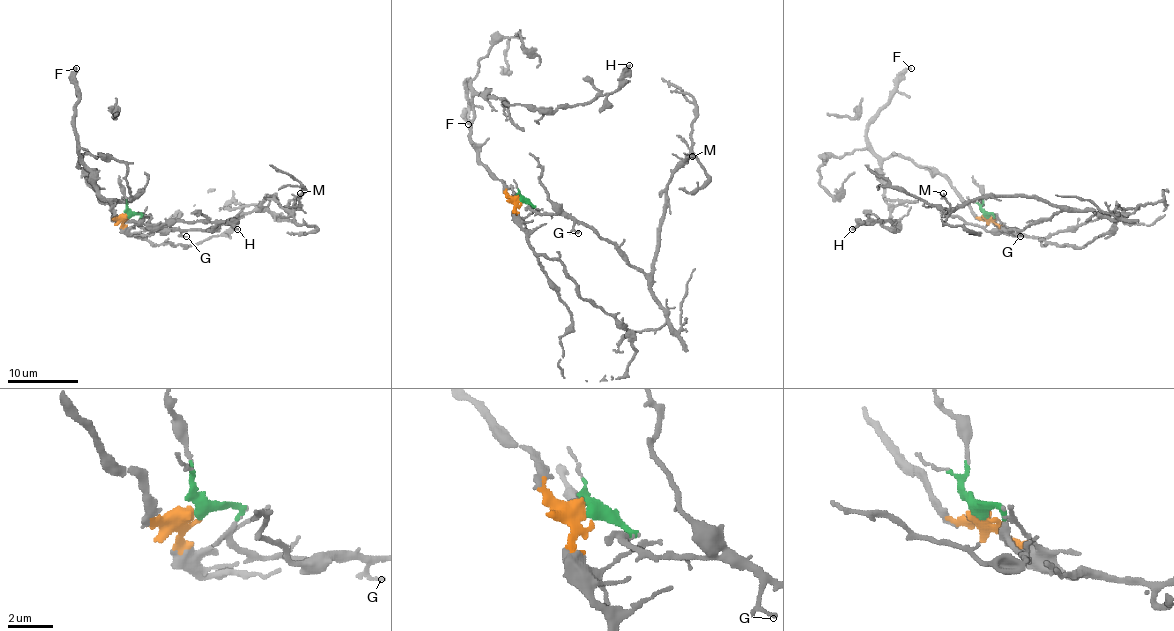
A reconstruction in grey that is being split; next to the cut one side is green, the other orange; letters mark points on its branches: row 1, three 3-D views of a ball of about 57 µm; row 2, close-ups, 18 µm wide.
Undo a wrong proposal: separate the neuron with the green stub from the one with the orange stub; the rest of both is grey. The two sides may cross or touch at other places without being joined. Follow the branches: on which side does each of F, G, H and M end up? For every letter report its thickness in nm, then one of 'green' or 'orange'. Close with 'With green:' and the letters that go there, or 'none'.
F: 180 nm | orange
G: 110 nm | green
H: 200 nm | orange
M: 100 nm | green
With green: G, M

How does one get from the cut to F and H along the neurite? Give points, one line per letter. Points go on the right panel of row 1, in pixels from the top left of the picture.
F: (987, 216), (978, 217), (943, 177), (925, 166), (874, 152), (867, 122), (888, 101), (893, 80), (911, 67)
H: (987, 216), (978, 217), (943, 177), (899, 156), (885, 159), (881, 173), (897, 226), (876, 221), (851, 230)

